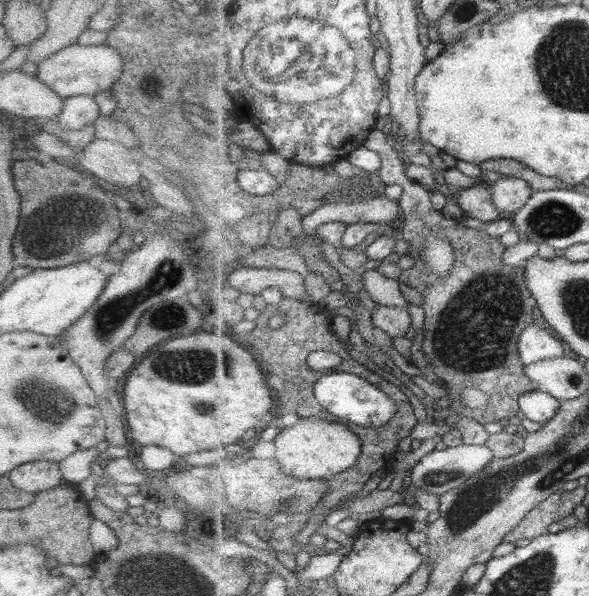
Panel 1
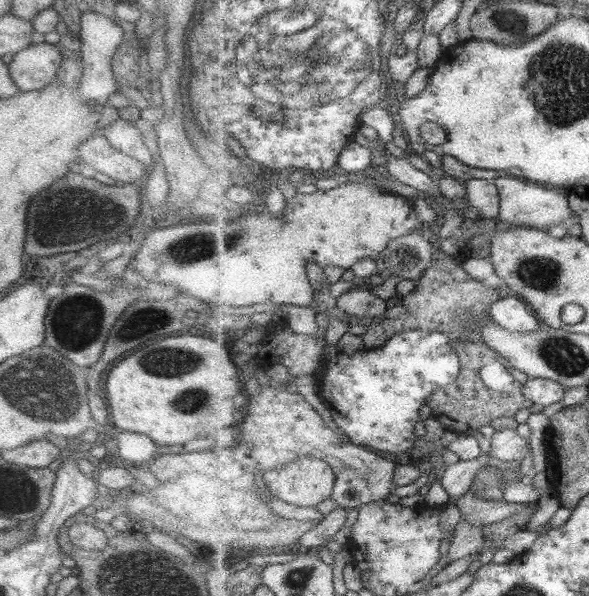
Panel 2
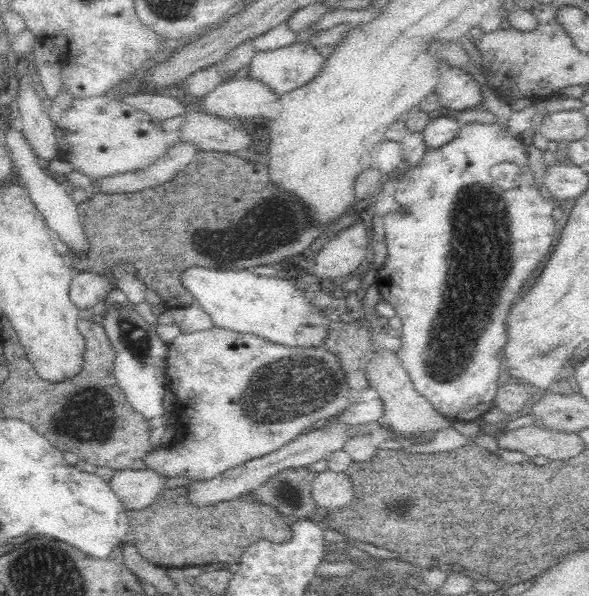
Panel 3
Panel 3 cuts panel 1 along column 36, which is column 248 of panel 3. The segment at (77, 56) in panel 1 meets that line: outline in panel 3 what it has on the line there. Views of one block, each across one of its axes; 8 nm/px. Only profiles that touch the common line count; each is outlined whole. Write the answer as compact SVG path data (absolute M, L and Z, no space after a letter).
M297 42L277 50L255 52L248 64L250 72L246 78L260 80L271 91L281 96L311 82L322 71L324 64L325 57L318 54L317 48Z

